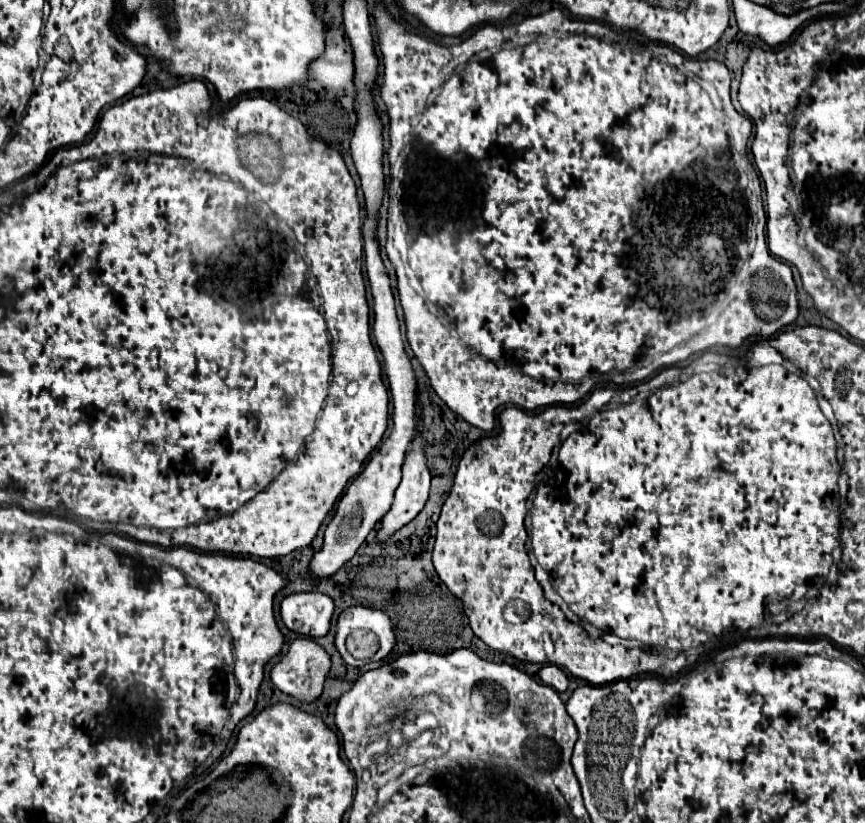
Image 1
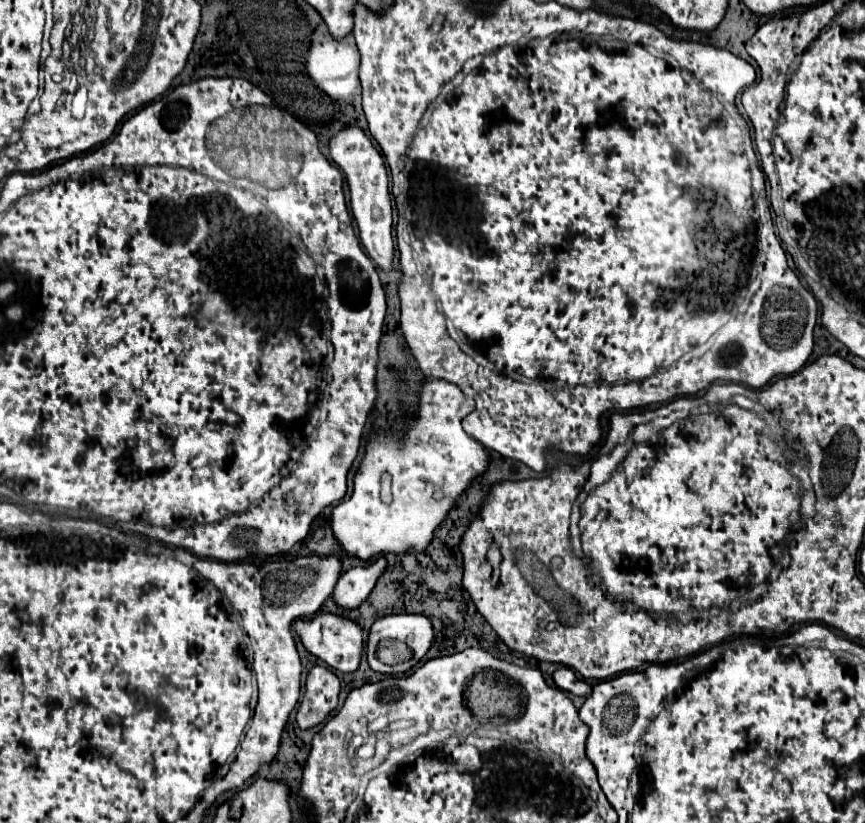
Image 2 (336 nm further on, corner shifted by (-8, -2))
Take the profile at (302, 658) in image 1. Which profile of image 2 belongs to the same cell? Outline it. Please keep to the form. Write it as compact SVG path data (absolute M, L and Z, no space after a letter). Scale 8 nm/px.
M315 666L307 676L305 696L297 710L297 724L301 730L321 724L339 702L341 682L325 666Z

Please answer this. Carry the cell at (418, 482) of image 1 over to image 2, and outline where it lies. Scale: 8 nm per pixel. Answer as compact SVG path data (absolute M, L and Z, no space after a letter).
M379 558L373 564L367 564L361 568L351 568L345 574L341 574L339 582L333 590L335 604L347 612L359 608L371 594L377 578L383 574L385 566L387 566L387 560Z

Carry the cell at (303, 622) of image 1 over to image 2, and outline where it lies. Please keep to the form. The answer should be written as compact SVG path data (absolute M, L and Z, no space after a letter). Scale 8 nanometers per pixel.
M319 614L313 620L297 620L295 630L303 640L303 646L317 658L321 658L329 668L339 672L355 672L361 664L363 654L363 634L361 628L349 618L335 614Z

